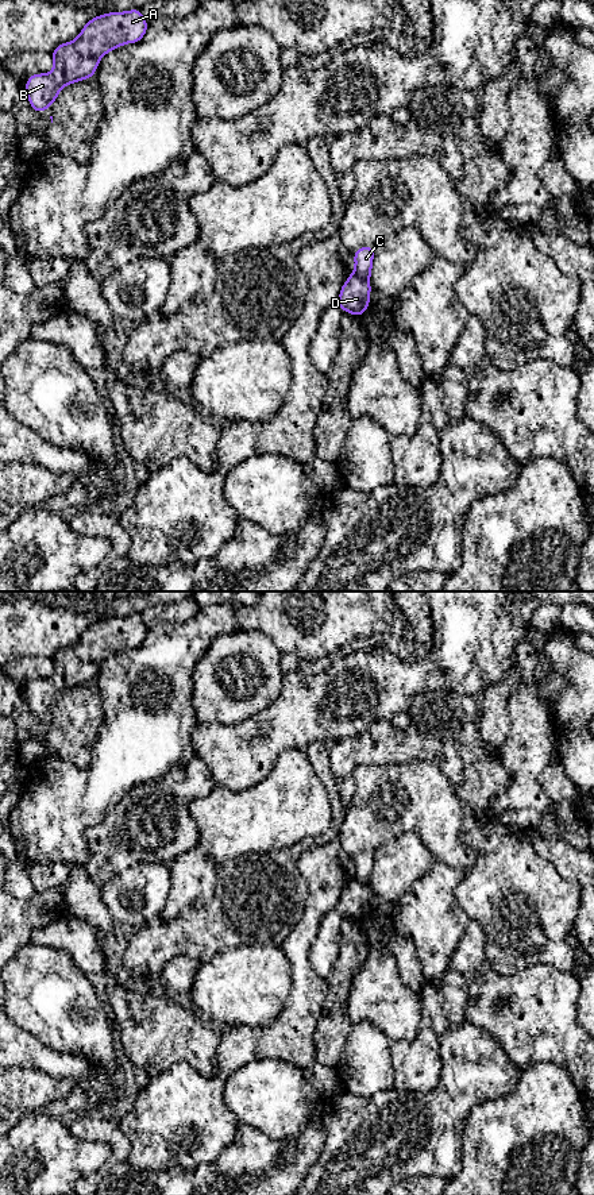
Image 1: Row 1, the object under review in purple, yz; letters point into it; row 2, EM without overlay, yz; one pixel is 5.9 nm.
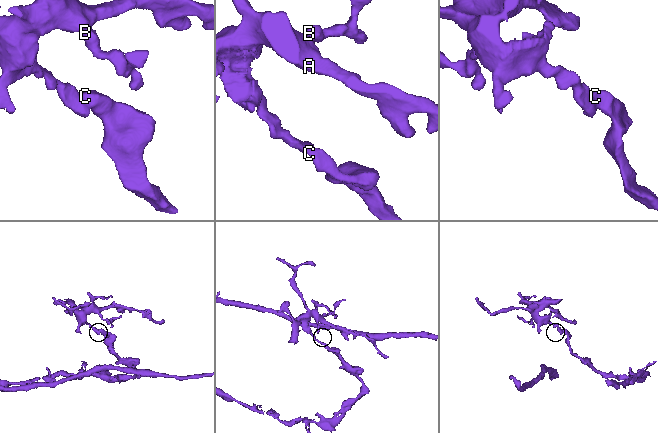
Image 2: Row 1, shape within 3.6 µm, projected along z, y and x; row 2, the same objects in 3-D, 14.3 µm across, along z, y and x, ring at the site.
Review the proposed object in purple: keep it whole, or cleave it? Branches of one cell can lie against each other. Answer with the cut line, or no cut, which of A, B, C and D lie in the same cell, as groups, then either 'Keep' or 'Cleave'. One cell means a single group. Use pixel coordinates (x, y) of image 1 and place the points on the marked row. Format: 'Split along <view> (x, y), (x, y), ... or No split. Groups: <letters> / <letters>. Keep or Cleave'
Split along yz (354, 270), (367, 281). Groups: A B D / C. Cleave

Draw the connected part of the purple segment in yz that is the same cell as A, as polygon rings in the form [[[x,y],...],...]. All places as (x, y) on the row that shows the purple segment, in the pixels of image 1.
[[[140,9],[108,12],[89,20],[74,41],[54,49],[54,66],[49,74],[27,78],[26,95],[34,111],[39,113],[51,107],[66,85],[93,77],[103,55],[139,42],[147,27]]]

